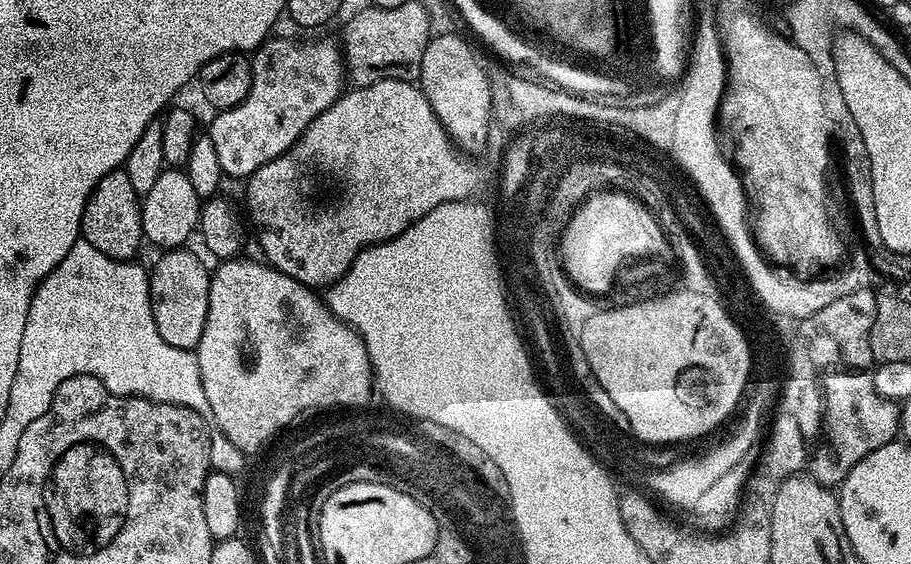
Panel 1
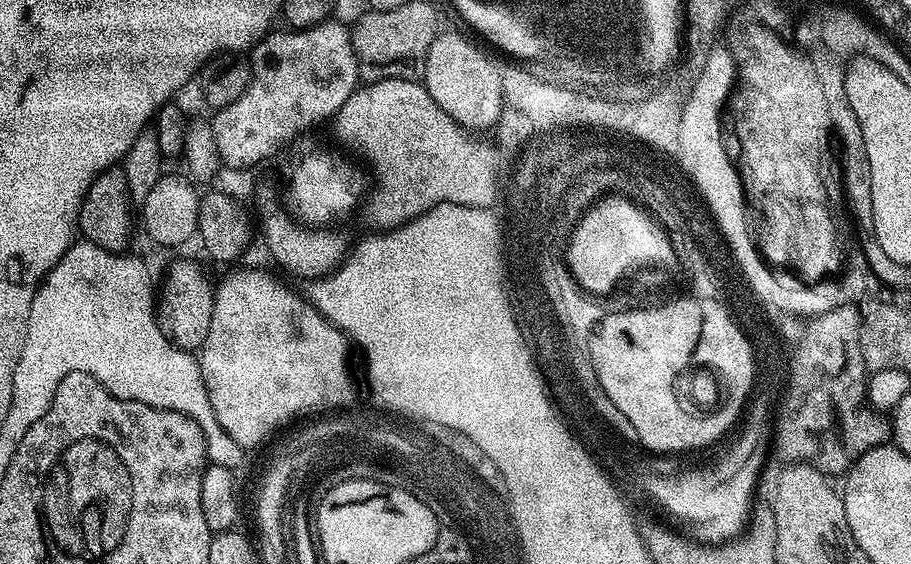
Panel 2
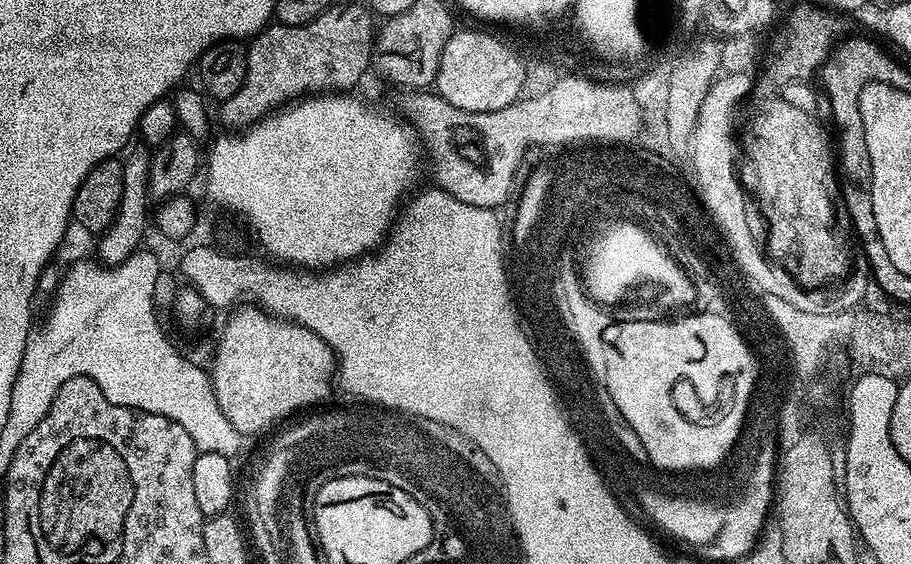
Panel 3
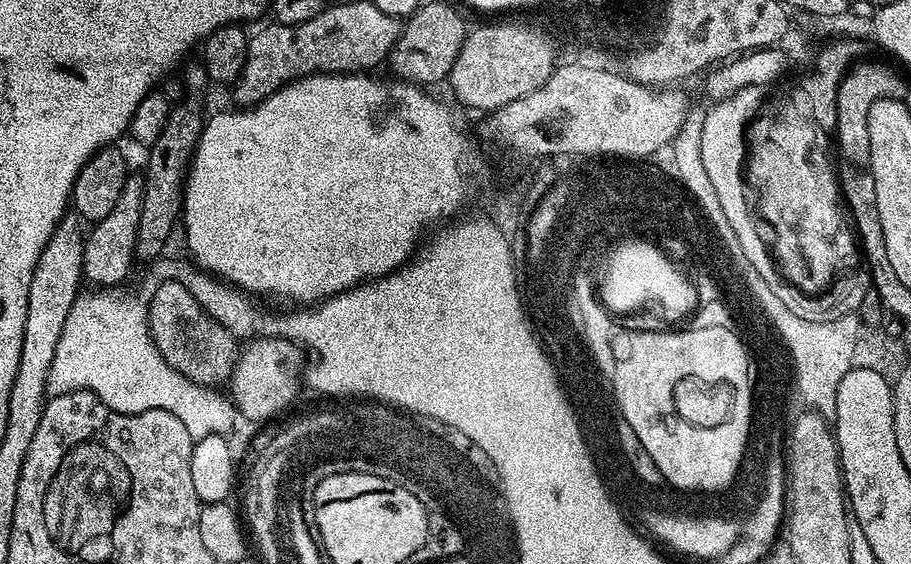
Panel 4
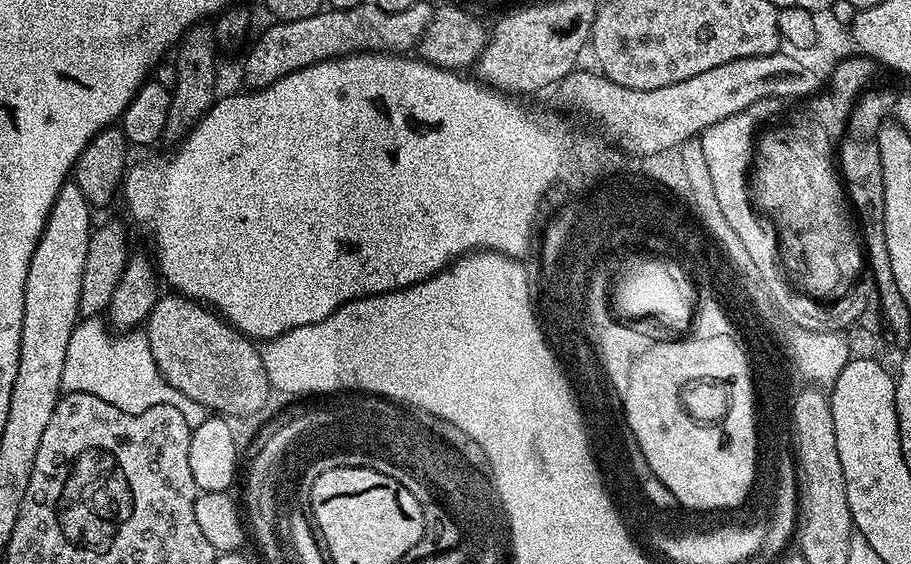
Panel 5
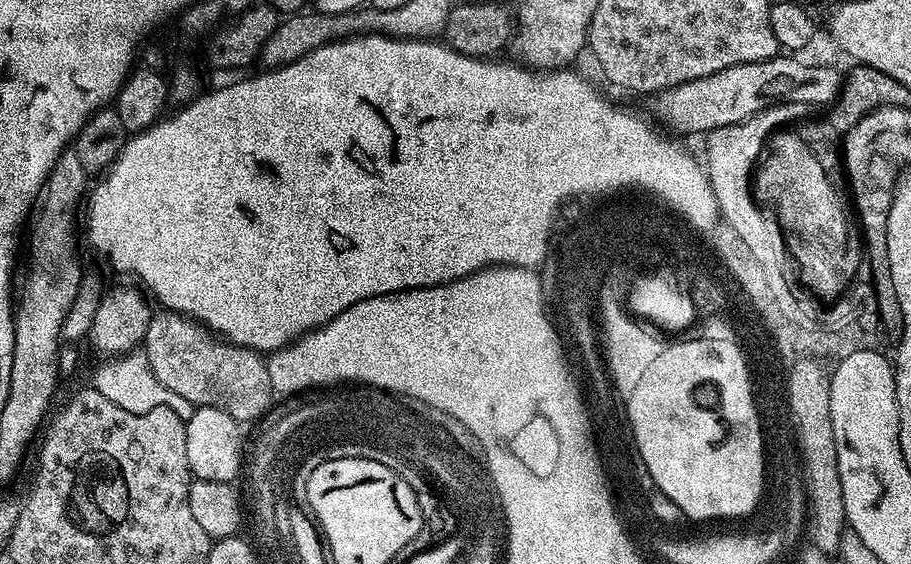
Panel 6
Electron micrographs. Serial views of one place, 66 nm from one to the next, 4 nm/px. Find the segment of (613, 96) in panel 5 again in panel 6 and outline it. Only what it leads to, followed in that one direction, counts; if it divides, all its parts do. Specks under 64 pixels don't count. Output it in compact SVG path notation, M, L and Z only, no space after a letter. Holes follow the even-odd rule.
M777 54L771 60L754 64L739 64L726 70L698 78L694 82L679 84L665 92L655 93L655 119L665 129L675 125L678 129L694 132L700 128L710 132L713 125L734 126L750 119L754 114L765 112L774 104L806 103L813 106L831 105L841 90L842 76L835 67L802 66L791 55Z

